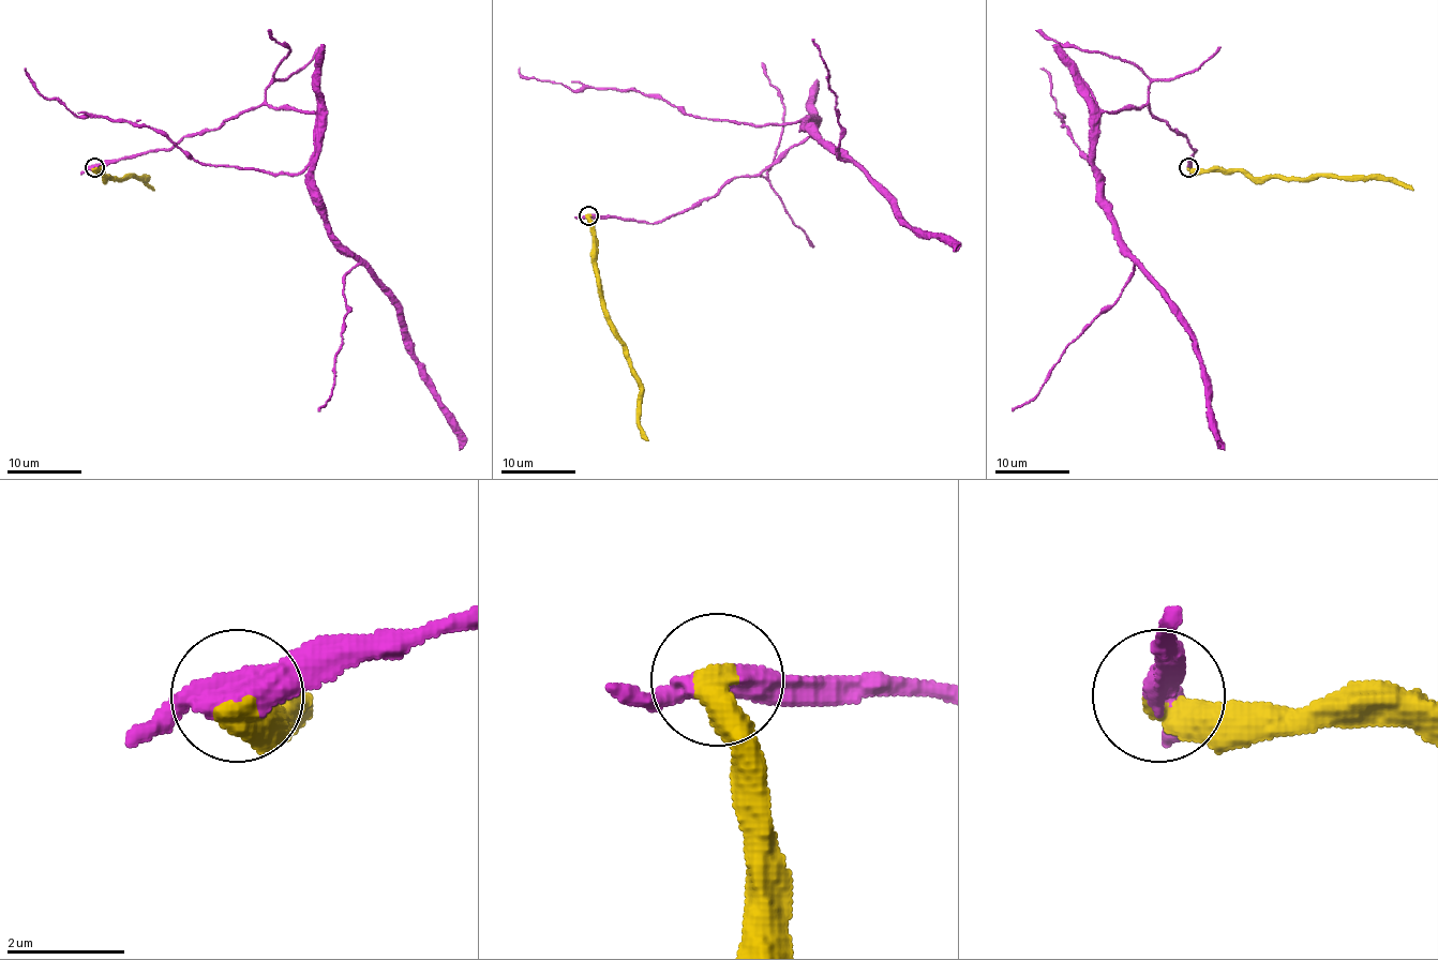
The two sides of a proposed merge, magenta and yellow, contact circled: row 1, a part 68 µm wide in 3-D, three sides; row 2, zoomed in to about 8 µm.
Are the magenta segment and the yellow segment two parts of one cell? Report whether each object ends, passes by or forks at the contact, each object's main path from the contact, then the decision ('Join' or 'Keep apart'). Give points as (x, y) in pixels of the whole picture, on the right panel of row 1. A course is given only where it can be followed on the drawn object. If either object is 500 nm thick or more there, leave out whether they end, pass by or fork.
Course of magenta: (1188, 168), (1196, 149), (1147, 104), (1104, 111), (1093, 159), (1096, 198), (1123, 249), (1194, 342), (1224, 450). Course of yellow: (1188, 168), (1242, 169), (1254, 177), (1327, 176), (1402, 181), (1412, 191). Keep apart

